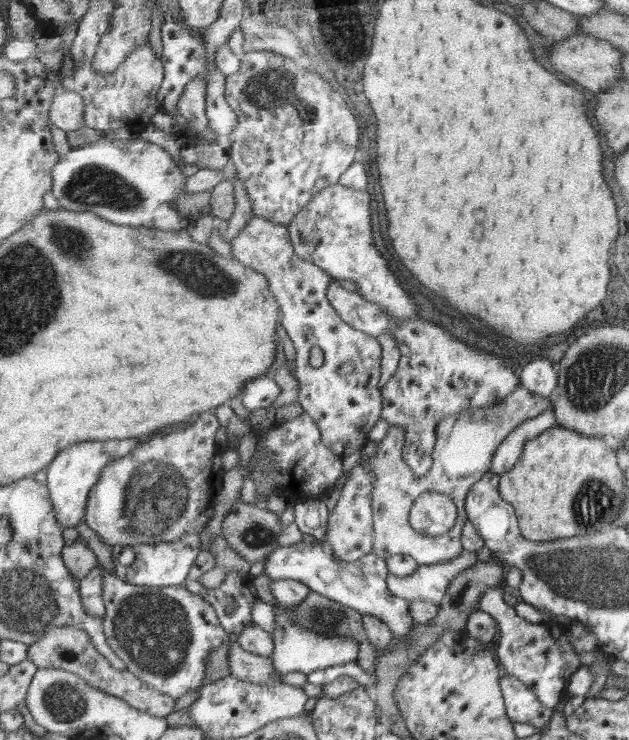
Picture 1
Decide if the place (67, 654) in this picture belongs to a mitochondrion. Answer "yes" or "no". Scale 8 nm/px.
yes

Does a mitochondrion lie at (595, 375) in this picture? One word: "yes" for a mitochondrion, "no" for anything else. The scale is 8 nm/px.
yes

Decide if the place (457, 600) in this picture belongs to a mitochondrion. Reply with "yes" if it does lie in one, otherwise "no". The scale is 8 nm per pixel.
no

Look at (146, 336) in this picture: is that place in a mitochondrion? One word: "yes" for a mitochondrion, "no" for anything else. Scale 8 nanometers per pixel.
no

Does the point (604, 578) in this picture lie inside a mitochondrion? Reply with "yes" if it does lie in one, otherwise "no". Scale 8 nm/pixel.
yes

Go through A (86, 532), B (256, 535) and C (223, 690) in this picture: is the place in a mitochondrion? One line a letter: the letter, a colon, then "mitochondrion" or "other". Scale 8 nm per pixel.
A: other
B: mitochondrion
C: other

